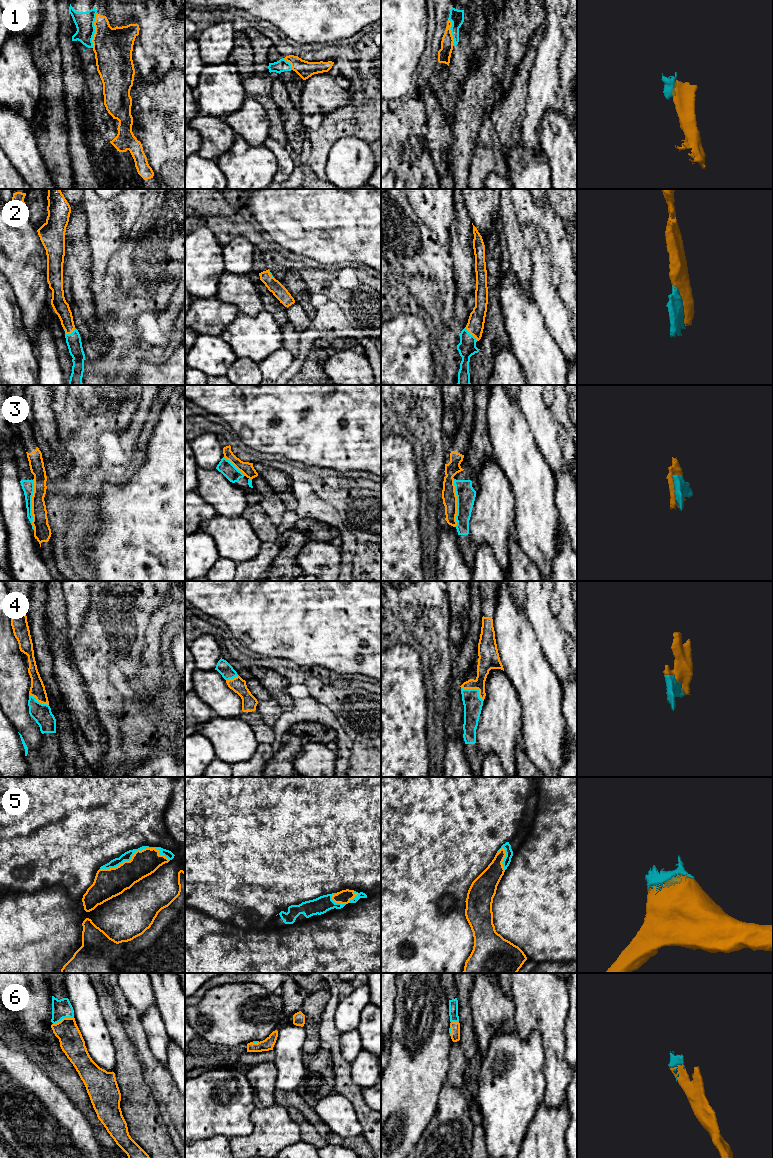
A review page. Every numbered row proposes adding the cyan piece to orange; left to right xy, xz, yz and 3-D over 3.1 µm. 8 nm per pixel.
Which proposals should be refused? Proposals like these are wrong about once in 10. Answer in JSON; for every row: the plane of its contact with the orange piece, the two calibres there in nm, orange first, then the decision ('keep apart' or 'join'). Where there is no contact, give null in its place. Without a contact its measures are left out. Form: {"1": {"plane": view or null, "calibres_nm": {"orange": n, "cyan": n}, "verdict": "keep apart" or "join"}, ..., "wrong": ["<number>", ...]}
{"1": {"plane": "xy", "calibres_nm": {"orange": 320, "cyan": 160}, "verdict": "keep apart"}, "2": {"plane": "yz", "calibres_nm": {"orange": 140, "cyan": 140}, "verdict": "join"}, "3": {"plane": "xy", "calibres_nm": {"orange": 140, "cyan": 100}, "verdict": "keep apart"}, "4": {"plane": "yz", "calibres_nm": {"orange": 150, "cyan": 150}, "verdict": "join"}, "5": {"plane": "xy", "calibres_nm": {"orange": 220, "cyan": 70}, "verdict": "join"}, "6": {"plane": "xy", "calibres_nm": {"orange": 190, "cyan": 150}, "verdict": "join"}, "wrong": ["1", "3"]}

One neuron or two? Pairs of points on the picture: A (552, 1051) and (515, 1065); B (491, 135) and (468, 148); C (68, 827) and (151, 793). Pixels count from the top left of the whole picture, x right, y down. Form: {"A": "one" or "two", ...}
{"A": "two", "B": "two", "C": "one"}

